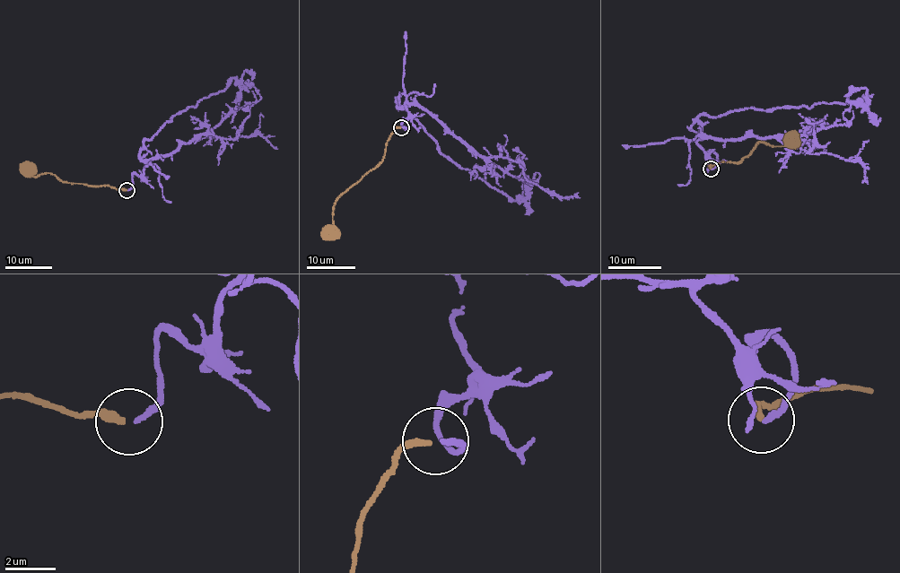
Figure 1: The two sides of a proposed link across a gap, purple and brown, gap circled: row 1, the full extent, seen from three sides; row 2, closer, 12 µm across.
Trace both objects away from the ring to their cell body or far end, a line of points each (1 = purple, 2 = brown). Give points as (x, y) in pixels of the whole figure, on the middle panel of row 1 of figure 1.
1: (402, 126), (406, 128), (406, 102), (397, 107), (396, 101), (441, 152), (513, 200), (522, 193), (524, 173)
2: (400, 126), (394, 129), (387, 142), (383, 159), (335, 203), (334, 227), (338, 231), (332, 233)

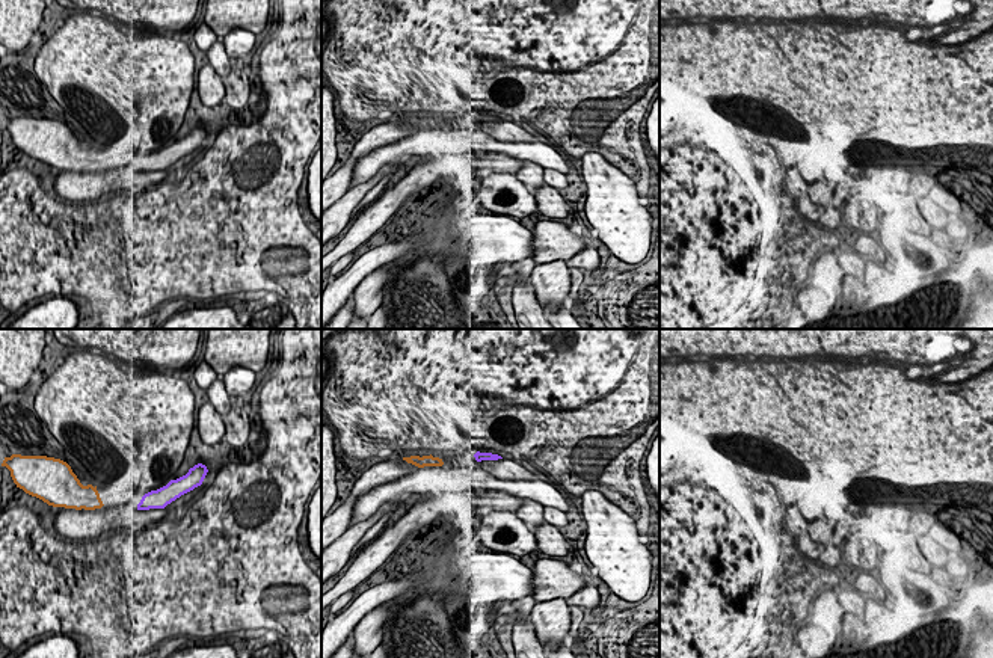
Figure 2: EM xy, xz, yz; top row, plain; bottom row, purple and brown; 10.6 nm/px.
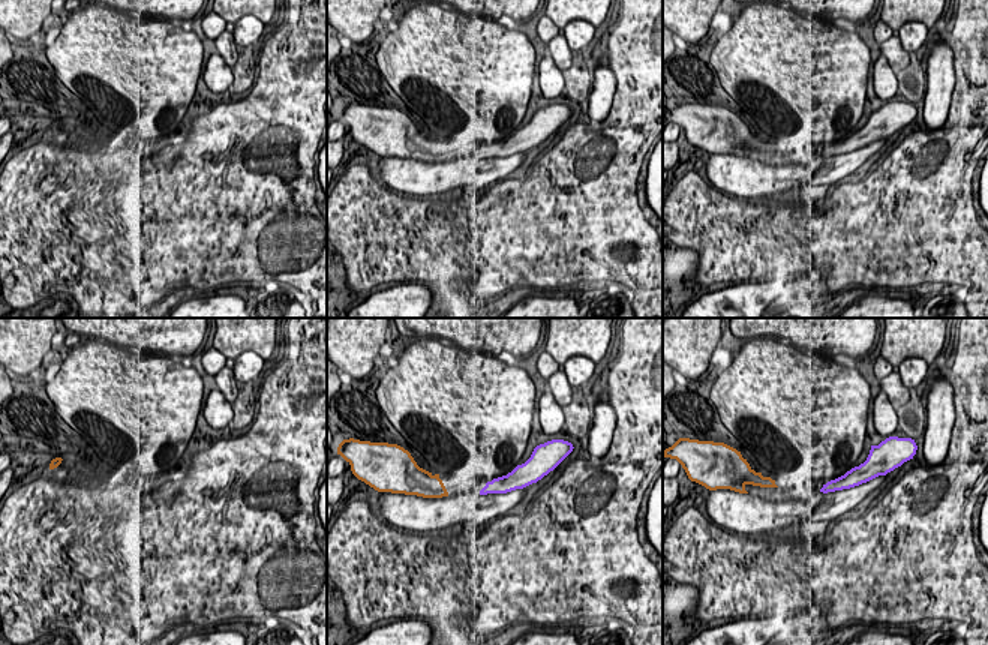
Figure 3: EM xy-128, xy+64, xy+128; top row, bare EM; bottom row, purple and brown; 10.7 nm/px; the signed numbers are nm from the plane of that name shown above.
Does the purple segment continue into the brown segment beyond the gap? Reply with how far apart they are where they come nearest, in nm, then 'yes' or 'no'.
340 nm apart; yes

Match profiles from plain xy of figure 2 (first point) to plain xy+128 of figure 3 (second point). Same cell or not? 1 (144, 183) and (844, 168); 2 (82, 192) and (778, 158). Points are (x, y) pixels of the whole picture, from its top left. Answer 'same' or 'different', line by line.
1: same
2: different

